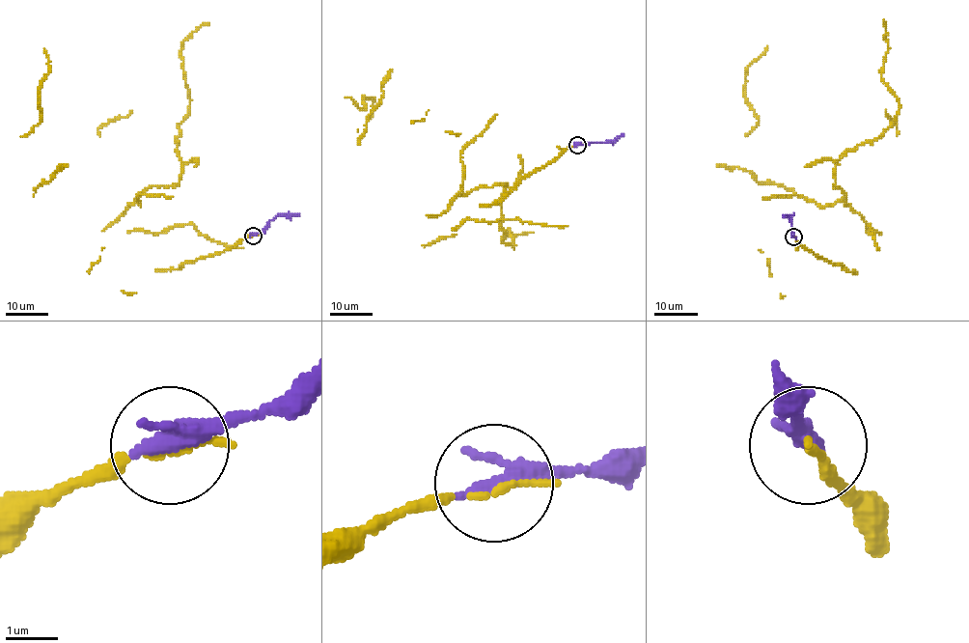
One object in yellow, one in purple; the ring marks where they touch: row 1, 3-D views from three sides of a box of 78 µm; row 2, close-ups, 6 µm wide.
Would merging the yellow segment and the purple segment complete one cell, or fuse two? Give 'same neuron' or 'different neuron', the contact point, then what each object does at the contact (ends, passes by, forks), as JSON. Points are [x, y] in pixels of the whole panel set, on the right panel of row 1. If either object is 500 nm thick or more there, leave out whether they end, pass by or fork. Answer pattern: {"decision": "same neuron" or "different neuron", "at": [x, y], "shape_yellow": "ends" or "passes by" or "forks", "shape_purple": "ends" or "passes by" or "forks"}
{"decision": "same neuron", "at": [793, 237], "shape_yellow": "ends", "shape_purple": "passes by"}

